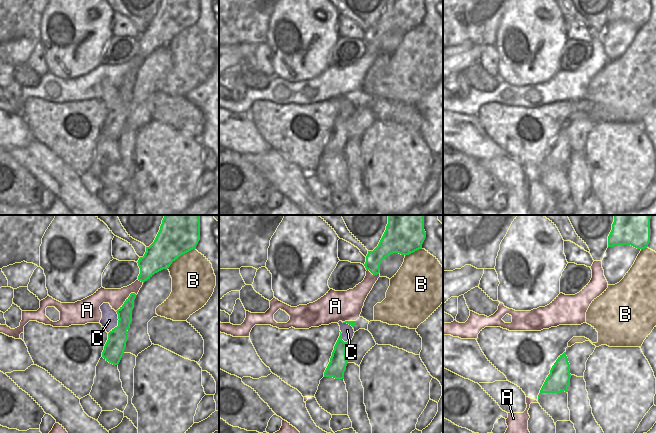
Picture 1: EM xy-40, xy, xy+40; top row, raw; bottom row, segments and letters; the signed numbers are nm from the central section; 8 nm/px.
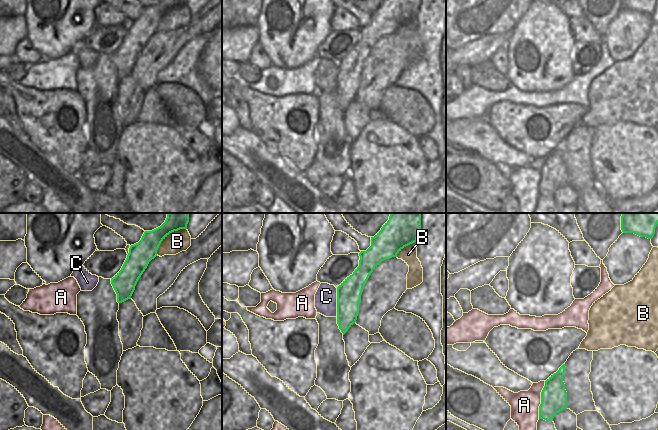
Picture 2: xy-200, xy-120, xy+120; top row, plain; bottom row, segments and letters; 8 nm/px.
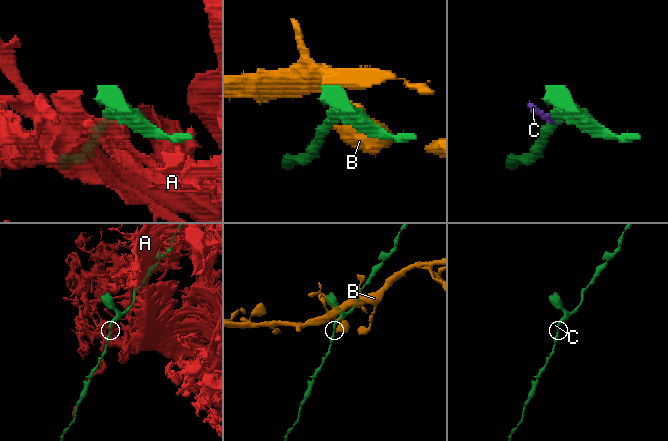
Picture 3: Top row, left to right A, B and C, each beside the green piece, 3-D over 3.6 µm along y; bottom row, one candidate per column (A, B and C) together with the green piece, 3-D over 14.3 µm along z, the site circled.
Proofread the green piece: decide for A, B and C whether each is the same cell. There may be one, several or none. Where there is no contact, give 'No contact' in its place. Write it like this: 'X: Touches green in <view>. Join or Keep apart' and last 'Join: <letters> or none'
A: Touches green in xy-40. Keep apart
B: Touches green in xy-40. Keep apart
C: Touches green in xy-40. Keep apart
Join: none

